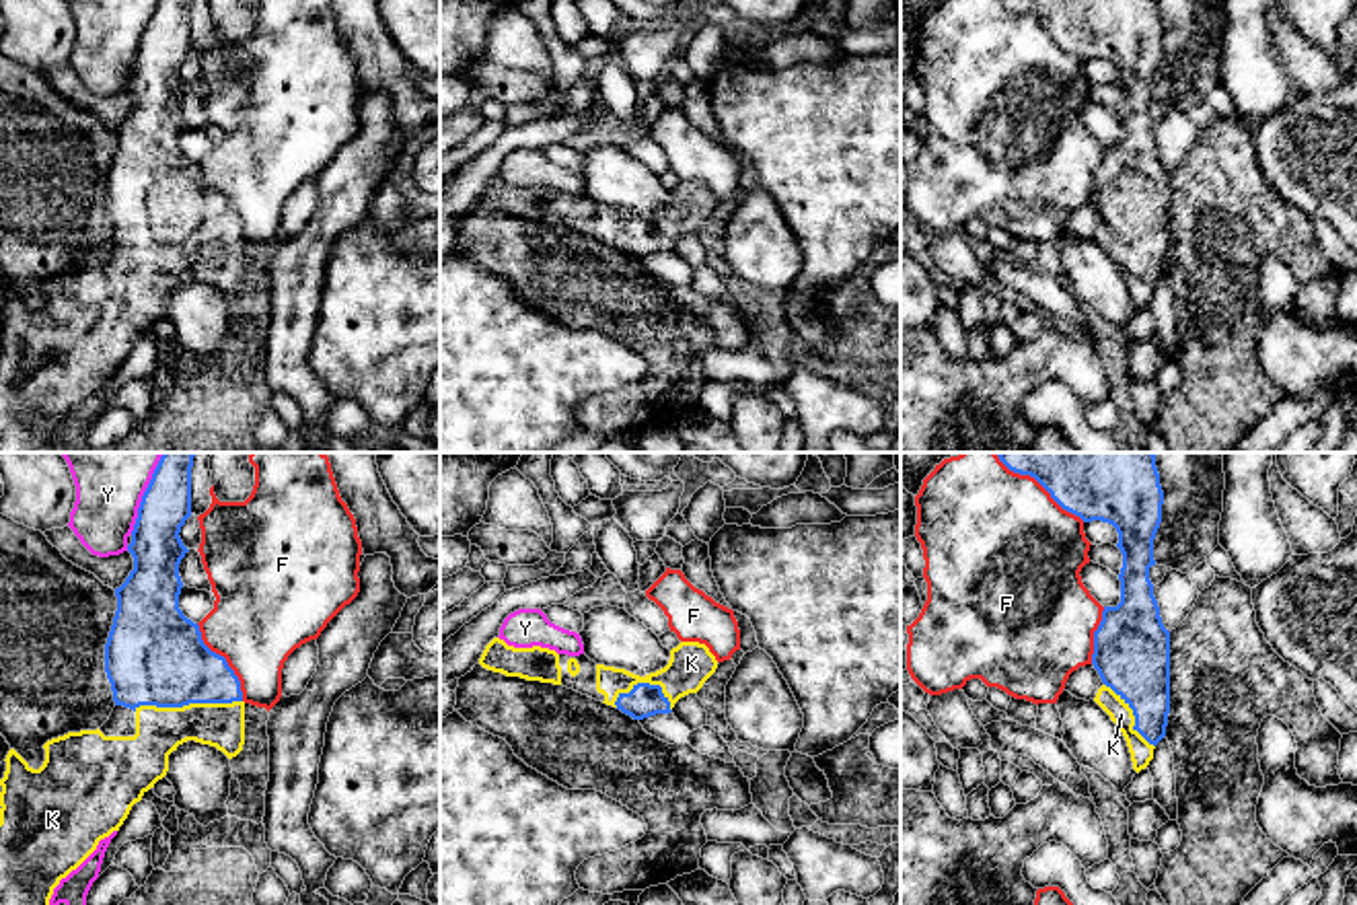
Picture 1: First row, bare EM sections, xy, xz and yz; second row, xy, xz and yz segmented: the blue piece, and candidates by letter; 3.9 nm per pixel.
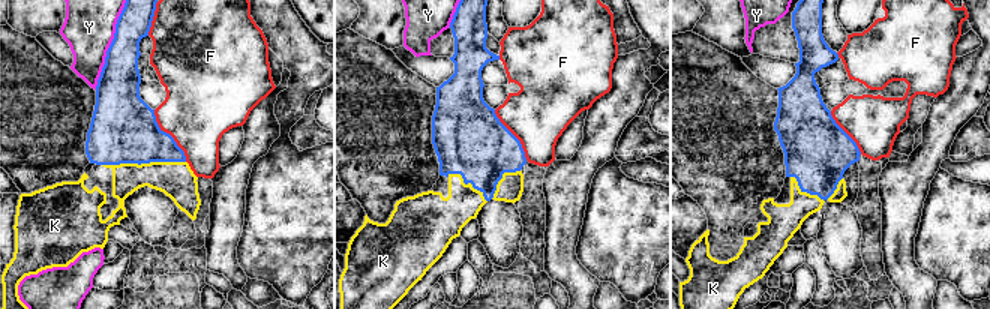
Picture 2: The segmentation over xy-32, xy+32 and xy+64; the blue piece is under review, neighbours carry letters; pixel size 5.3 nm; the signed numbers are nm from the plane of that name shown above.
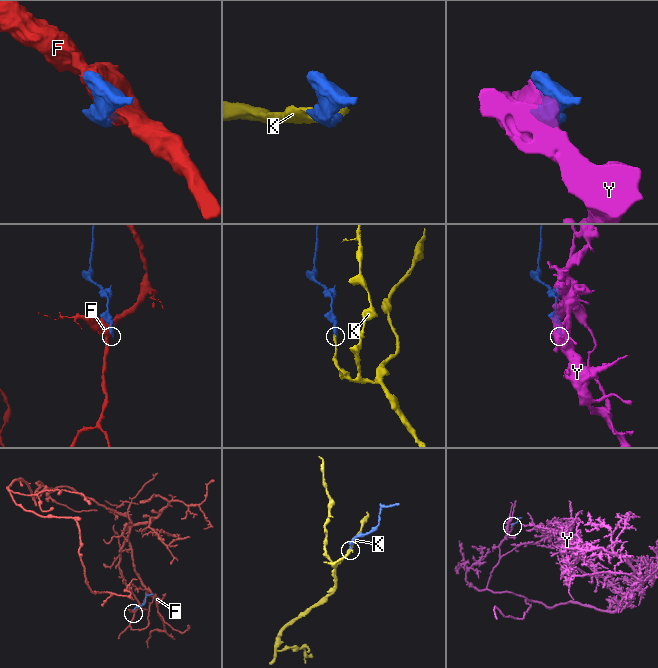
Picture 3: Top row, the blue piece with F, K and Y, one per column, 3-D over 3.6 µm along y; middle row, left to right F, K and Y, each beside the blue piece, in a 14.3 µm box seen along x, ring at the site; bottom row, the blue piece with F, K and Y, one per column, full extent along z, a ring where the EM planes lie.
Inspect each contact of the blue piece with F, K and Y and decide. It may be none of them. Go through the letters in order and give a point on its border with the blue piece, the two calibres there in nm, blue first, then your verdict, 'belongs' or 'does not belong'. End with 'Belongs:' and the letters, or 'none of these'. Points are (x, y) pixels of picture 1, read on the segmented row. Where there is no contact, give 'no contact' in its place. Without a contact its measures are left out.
F: contact yz (1039, 482); calibres 460 and 480 nm; does not belong
K: contact xy (188, 704); calibres 380 and 190 nm; belongs
Y: contact xy (144, 494); calibres 200 and 360 nm; does not belong
Belongs: K

